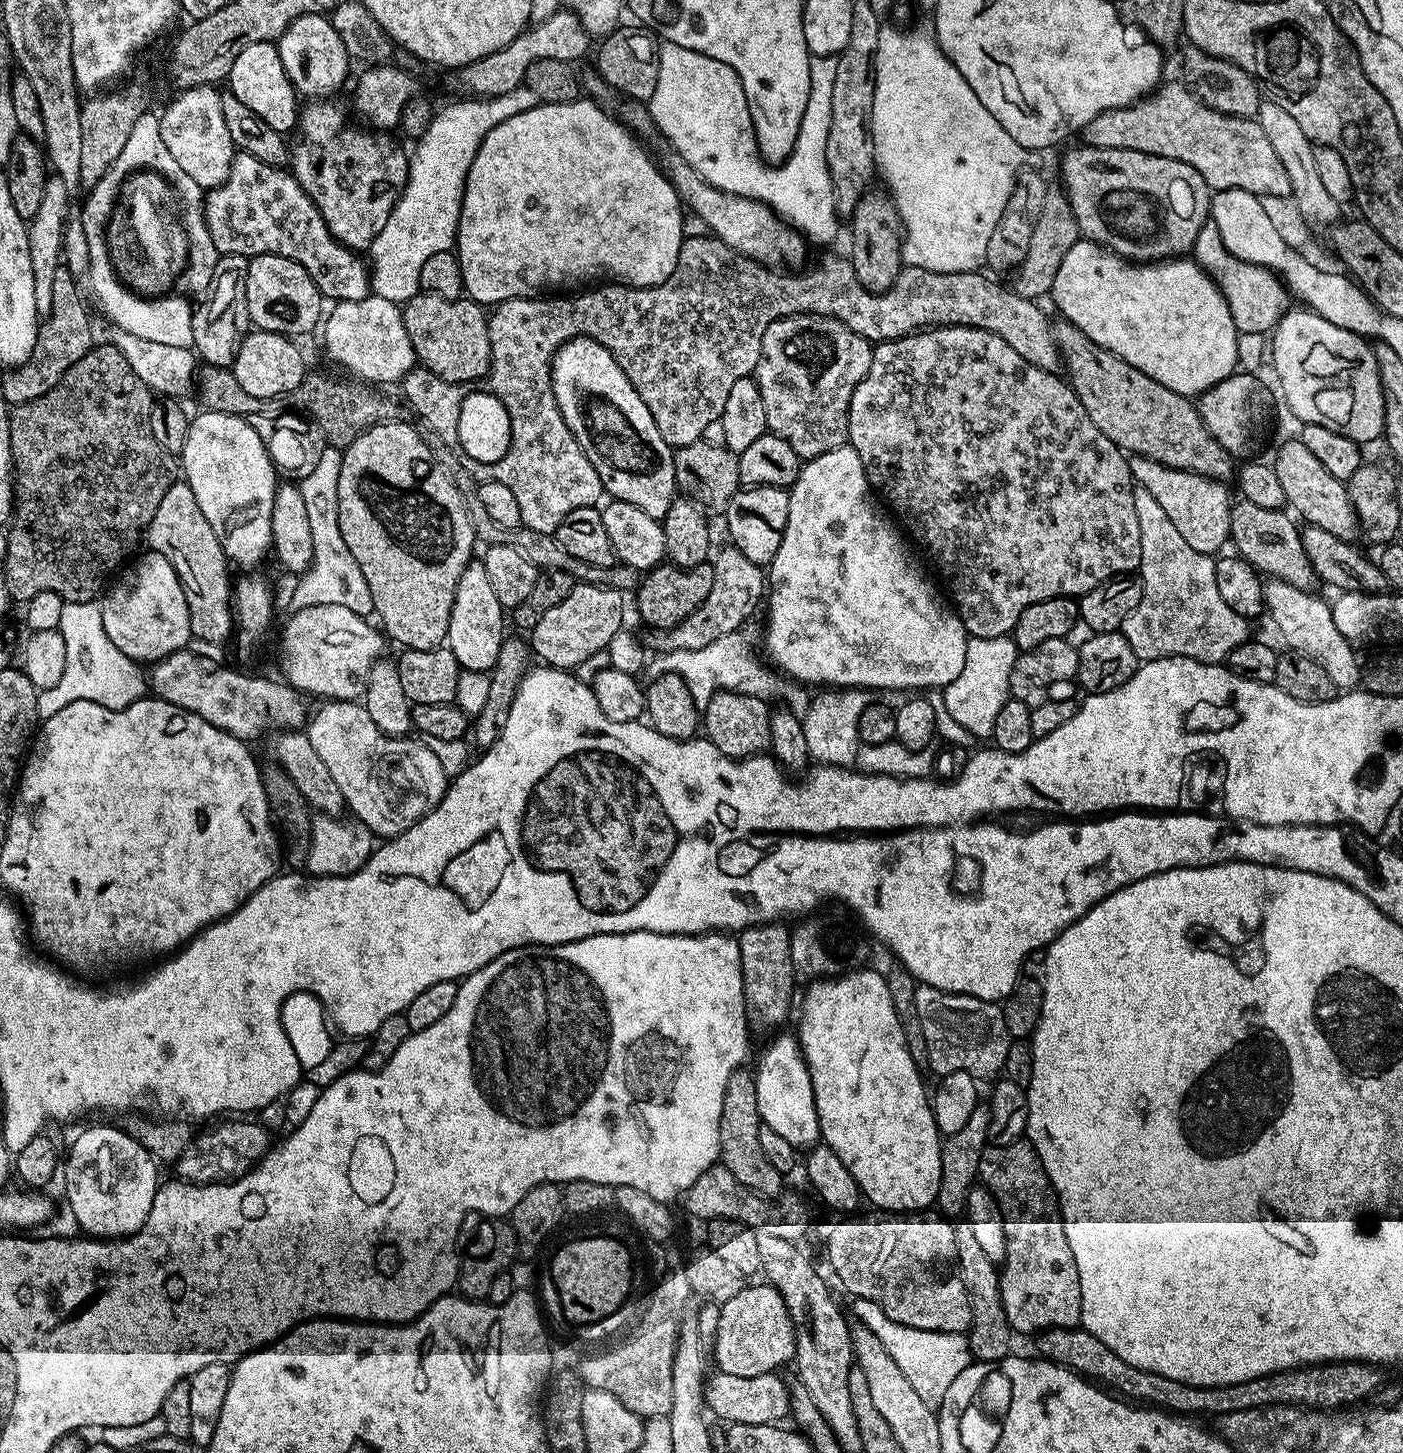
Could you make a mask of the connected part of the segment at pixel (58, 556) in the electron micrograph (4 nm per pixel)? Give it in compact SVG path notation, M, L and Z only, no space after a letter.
M104 342L78 358L54 390L11 409L16 511L7 529L8 545L2 566L6 570L6 590L10 590L13 601L26 602L34 594L42 594L42 590L54 590L69 605L95 601L109 577L125 563L123 560L142 544L154 510L158 510L166 490L178 480L173 453L158 446L158 438L150 430L153 399L152 389L130 370L130 362L122 358L122 352L111 342Z

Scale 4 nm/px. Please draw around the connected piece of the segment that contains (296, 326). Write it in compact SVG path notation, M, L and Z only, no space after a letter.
M274 254L254 256L249 259L248 273L246 274L246 306L248 307L249 321L259 331L277 332L289 338L301 338L300 336L314 331L315 328L317 331L322 320L320 304L322 305L322 297L318 286L314 286L310 274L306 274L306 270L302 270L302 266L298 266L298 262Z

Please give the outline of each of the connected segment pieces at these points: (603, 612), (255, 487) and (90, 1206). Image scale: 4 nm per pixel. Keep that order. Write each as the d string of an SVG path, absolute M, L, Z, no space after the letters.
M577 583L574 590L570 590L561 604L554 606L551 610L539 613L536 625L532 628L532 640L530 648L537 661L543 662L550 668L562 668L565 670L575 670L590 654L598 654L607 649L610 638L618 634L624 627L624 596L625 593L619 588L607 588L605 584L582 584Z
M207 410L201 413L201 416L191 417L186 446L178 454L182 461L182 476L190 490L194 490L194 498L198 498L198 510L206 514L206 522L210 522L214 534L218 534L218 542L229 561L233 565L241 564L244 570L248 570L251 564L262 563L264 555L269 555L272 547L270 518L274 512L278 473L272 459L266 454L266 446L262 446L262 438L254 434L254 426L250 426L247 418Z
M100 1124L97 1128L88 1128L76 1141L72 1144L72 1149L66 1152L66 1159L62 1164L62 1180L64 1176L64 1196L66 1199L66 1207L74 1210L74 1220L80 1223L80 1232L87 1234L89 1237L97 1240L122 1240L126 1236L133 1236L138 1230L142 1230L142 1226L146 1222L146 1218L150 1214L150 1206L154 1206L154 1198L156 1197L156 1189L158 1187L158 1179L156 1180L157 1161L144 1147L139 1144L134 1137L129 1136L123 1127L107 1128L106 1125Z

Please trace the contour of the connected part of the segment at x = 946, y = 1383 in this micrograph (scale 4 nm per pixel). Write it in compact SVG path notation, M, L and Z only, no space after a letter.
M856 1300L856 1316L861 1325L869 1328L886 1346L886 1354L894 1358L894 1363L902 1370L902 1375L914 1386L918 1398L926 1402L934 1410L939 1409L942 1398L946 1398L946 1389L966 1370L968 1364L973 1363L972 1351L968 1349L968 1338L962 1332L931 1332L930 1330L914 1330L910 1326L902 1326L888 1318L877 1304L869 1300Z

